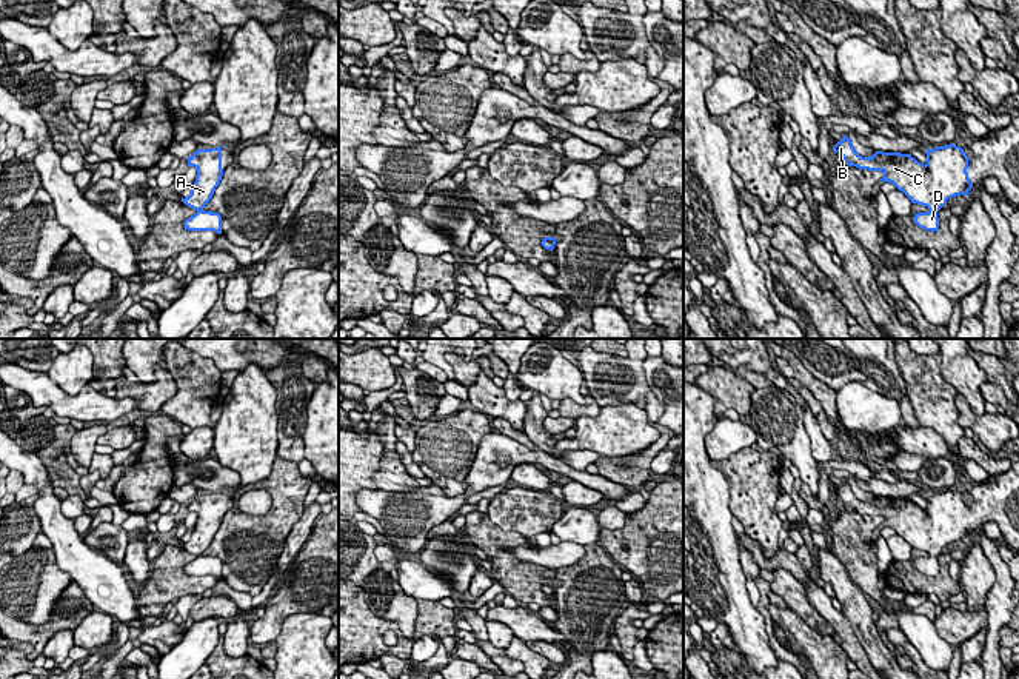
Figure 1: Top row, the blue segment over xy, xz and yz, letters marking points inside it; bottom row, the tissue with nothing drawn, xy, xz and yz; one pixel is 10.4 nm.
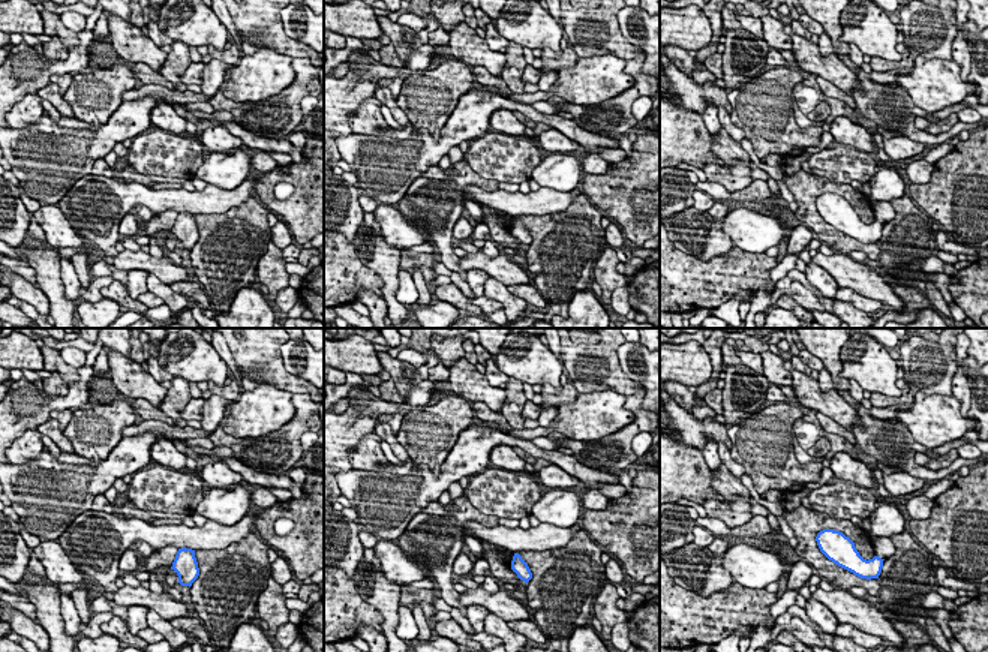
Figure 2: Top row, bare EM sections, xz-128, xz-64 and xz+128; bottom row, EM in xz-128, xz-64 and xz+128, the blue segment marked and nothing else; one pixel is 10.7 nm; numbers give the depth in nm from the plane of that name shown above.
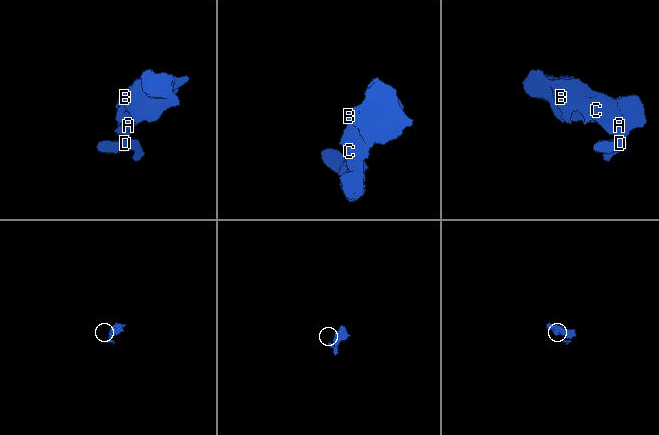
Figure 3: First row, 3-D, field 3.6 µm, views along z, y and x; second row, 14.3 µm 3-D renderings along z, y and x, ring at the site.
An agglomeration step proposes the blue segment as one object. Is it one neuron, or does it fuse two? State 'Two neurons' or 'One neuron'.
One neuron

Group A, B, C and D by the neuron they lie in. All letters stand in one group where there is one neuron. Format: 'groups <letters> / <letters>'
groups A B C D

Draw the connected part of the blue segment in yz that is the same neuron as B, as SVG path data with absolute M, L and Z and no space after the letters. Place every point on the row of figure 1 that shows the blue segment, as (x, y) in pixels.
M844 135L833 146L844 157L844 163L859 169L882 171L880 182L893 183L911 203L927 206L913 222L925 231L939 231L937 211L948 199L968 196L973 183L968 179L968 157L953 143L927 149L927 163L917 162L911 154L876 151L871 157L859 156L851 140Z

